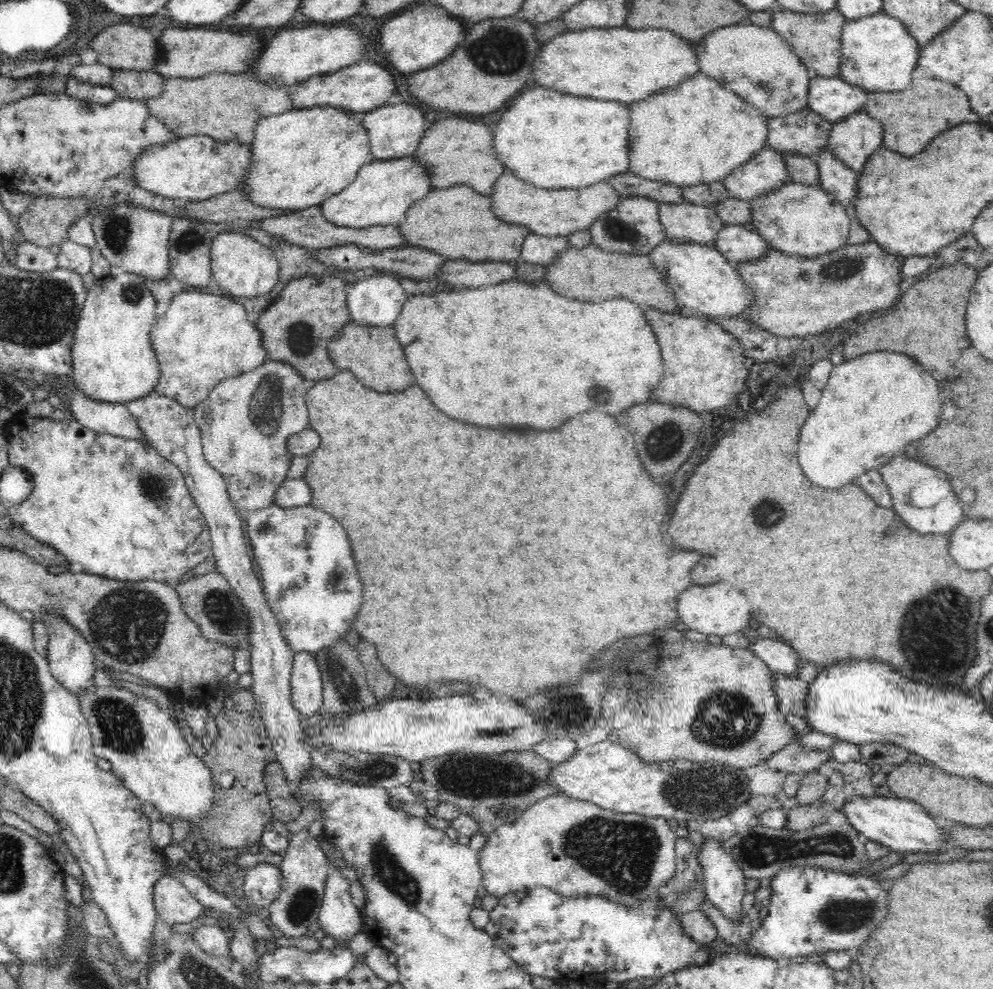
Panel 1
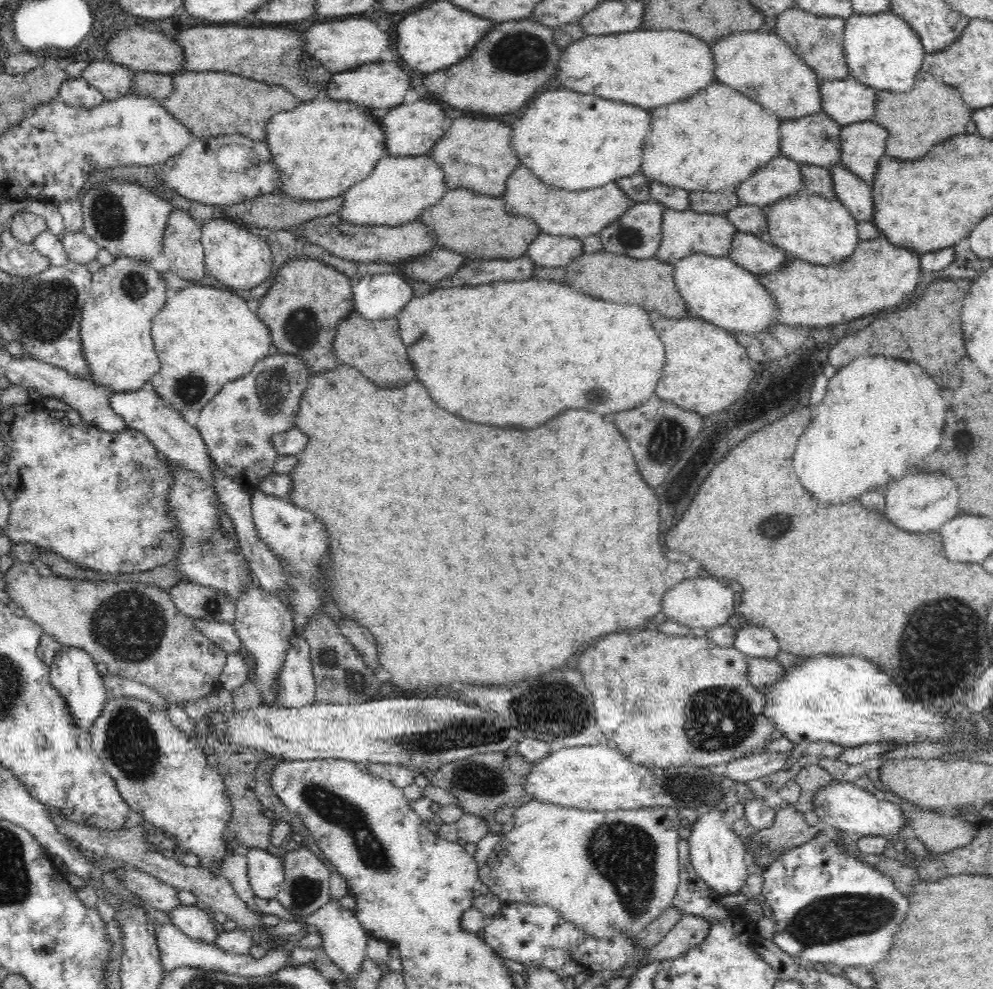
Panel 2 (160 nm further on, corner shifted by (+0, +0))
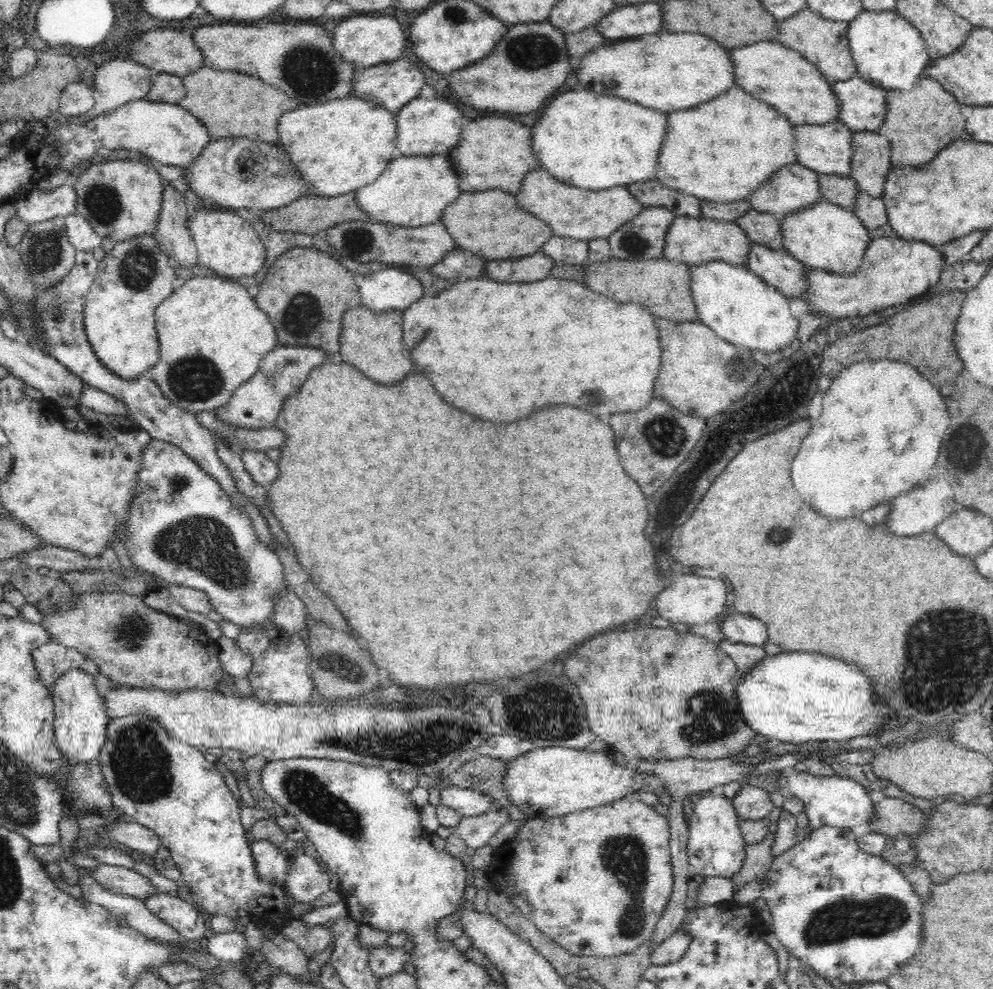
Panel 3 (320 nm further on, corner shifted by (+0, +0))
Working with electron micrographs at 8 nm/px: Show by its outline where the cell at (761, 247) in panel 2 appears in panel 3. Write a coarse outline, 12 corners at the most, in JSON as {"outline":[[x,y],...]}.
{"outline":[[750,244],[745,267],[789,298],[807,268],[783,248]]}

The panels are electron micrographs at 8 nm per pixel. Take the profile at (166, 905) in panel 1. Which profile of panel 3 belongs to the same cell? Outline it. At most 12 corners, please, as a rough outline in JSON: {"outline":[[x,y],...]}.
{"outline":[[100,864],[90,873],[106,889],[144,901],[159,892],[148,875]]}

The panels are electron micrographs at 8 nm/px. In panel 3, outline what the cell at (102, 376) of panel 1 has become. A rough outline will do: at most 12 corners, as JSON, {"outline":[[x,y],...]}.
{"outline":[[155,236],[99,262],[83,323],[133,381],[158,364],[155,312],[175,268]]}

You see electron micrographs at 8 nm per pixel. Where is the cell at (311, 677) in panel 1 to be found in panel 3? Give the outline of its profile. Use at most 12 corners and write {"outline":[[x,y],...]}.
{"outline":[[274,627],[235,641],[254,657],[256,698],[309,704],[314,681],[304,635]]}

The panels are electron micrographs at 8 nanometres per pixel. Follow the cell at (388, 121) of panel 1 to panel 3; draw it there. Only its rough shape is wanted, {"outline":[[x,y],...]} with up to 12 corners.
{"outline":[[414,98],[395,114],[399,156],[446,155],[462,112]]}

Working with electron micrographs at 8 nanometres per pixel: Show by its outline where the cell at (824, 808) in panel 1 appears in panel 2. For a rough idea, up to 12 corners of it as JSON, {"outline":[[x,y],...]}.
{"outline":[[790,804],[778,808],[769,828],[750,845],[790,850],[816,839],[826,827],[810,826]]}

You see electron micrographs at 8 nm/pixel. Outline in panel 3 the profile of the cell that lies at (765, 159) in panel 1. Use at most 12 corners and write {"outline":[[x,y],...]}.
{"outline":[[792,161],[745,198],[786,214],[822,200],[817,173]]}

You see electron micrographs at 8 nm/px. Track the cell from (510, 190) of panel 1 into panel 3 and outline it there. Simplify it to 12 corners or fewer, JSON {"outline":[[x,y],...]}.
{"outline":[[522,178],[516,204],[556,236],[608,239],[644,208],[627,186]]}

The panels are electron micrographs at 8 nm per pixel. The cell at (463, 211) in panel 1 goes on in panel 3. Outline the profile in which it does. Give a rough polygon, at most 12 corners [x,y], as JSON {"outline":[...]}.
{"outline":[[502,190],[462,192],[442,224],[484,260],[536,254],[550,226]]}

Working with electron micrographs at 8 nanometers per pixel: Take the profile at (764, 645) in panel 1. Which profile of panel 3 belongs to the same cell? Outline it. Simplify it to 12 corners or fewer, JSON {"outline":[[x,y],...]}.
{"outline":[[738,612],[717,619],[734,644],[763,647],[770,640],[760,620]]}

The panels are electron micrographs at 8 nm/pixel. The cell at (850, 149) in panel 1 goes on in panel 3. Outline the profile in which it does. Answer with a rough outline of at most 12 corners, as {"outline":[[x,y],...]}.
{"outline":[[852,133],[851,171],[858,188],[881,196],[891,169],[890,139]]}

